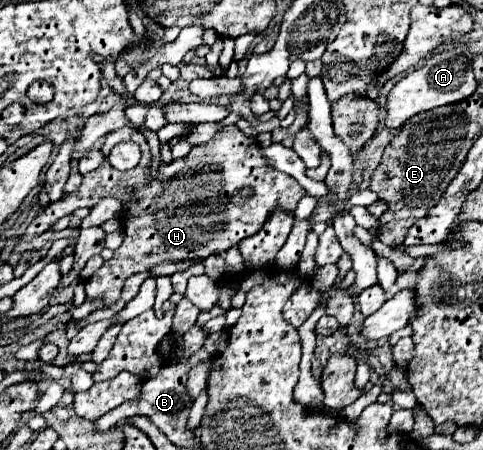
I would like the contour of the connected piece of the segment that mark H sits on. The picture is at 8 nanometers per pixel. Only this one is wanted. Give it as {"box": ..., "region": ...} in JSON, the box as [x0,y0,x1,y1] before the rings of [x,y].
{"box":[23,125,305,307],"region":[[[235,125],[223,127],[211,141],[193,147],[187,157],[169,165],[161,163],[159,175],[151,181],[147,179],[151,151],[137,129],[133,137],[141,147],[141,163],[129,171],[119,171],[109,165],[107,157],[115,147],[117,137],[121,137],[121,131],[125,129],[105,135],[105,143],[101,147],[105,161],[91,173],[83,175],[81,187],[75,193],[65,193],[59,201],[51,203],[33,219],[23,235],[23,239],[29,241],[33,235],[49,231],[57,219],[71,215],[71,211],[79,207],[93,207],[99,197],[117,197],[125,203],[121,217],[125,221],[125,239],[121,247],[115,249],[115,255],[105,261],[91,279],[85,281],[87,301],[101,299],[105,307],[113,307],[121,297],[125,281],[135,273],[147,271],[155,263],[185,259],[201,261],[209,255],[221,255],[241,243],[241,239],[261,231],[275,209],[285,213],[295,211],[299,199],[305,195],[305,189],[295,179],[287,177],[287,173],[273,169],[261,155],[259,143]]]}

